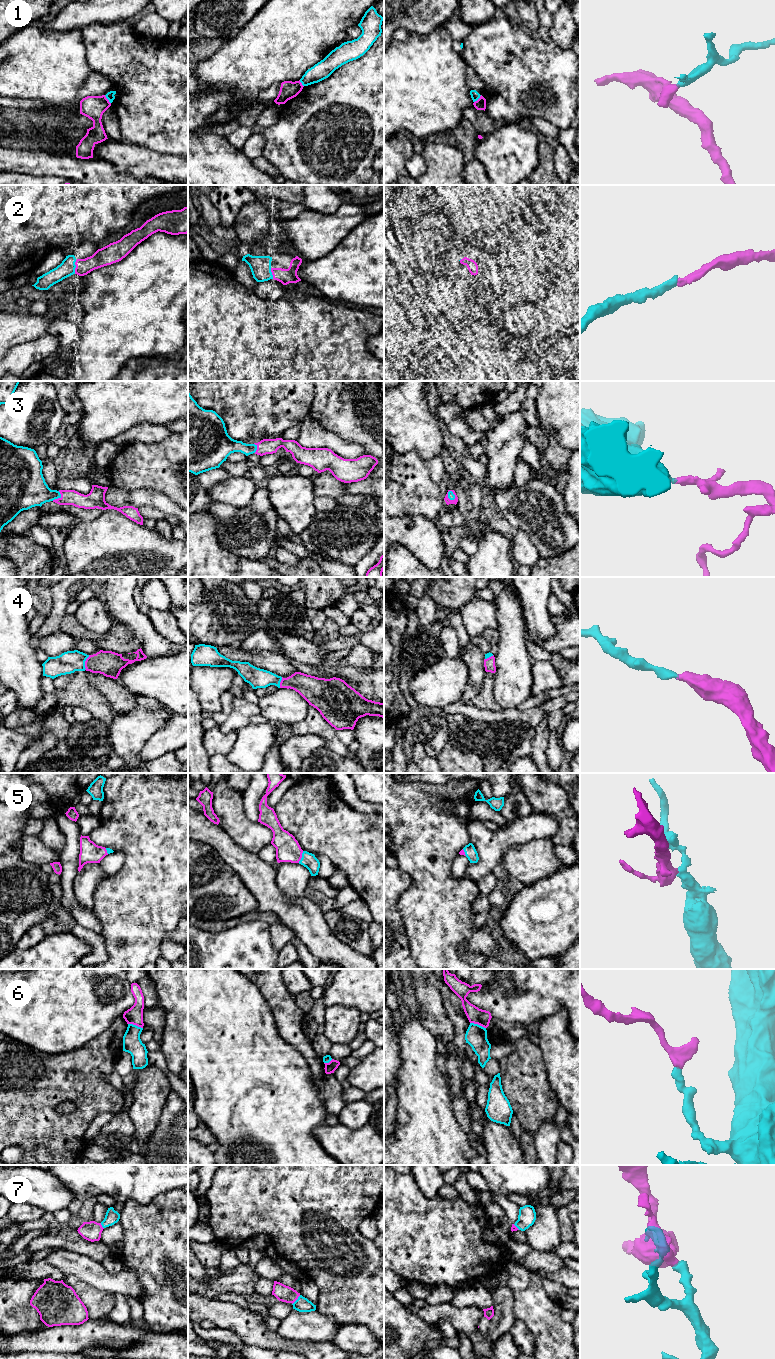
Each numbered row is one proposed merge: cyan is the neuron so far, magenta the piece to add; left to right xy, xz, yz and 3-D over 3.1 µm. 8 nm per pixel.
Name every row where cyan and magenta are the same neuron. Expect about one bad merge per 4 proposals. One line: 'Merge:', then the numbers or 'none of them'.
Merge: 2, 3, 4, 5, 7

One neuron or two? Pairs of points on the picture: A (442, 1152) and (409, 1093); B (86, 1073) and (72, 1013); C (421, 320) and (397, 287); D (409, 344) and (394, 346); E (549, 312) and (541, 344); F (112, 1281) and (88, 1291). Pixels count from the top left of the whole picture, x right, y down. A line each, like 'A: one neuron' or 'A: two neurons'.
A: one neuron
B: two neurons
C: two neurons
D: one neuron
E: one neuron
F: two neurons

